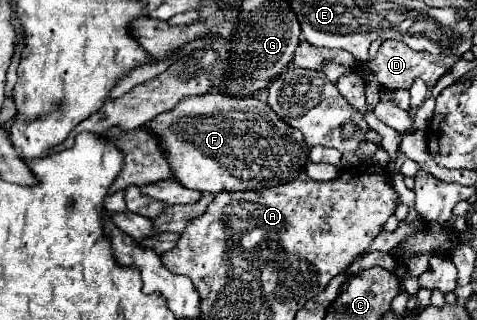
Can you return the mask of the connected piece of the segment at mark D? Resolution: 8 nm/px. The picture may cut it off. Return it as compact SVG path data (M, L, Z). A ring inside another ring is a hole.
M387 40L387 42L383 42L383 46L375 54L375 58L369 62L367 70L377 76L377 82L385 90L399 90L399 88L409 90L417 78L421 78L427 84L427 88L433 88L437 84L437 80L453 68L453 64L457 60L459 58L455 58L455 56L435 56L429 52L415 52L407 44Z

